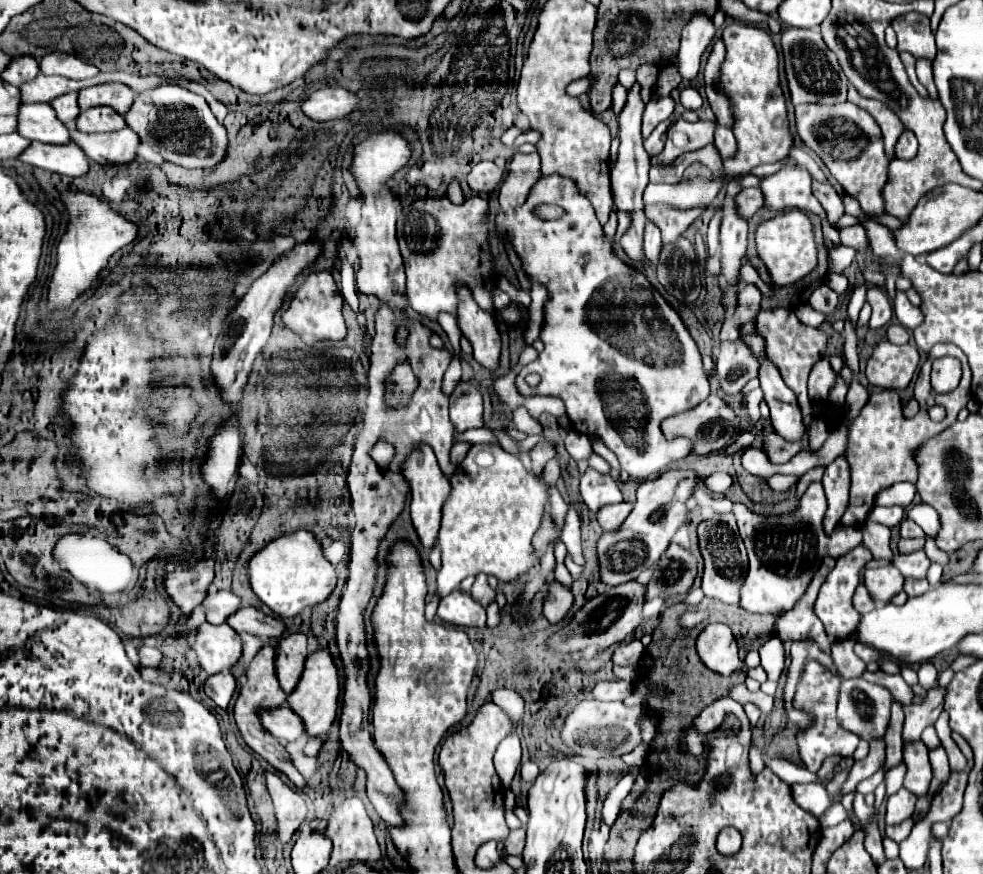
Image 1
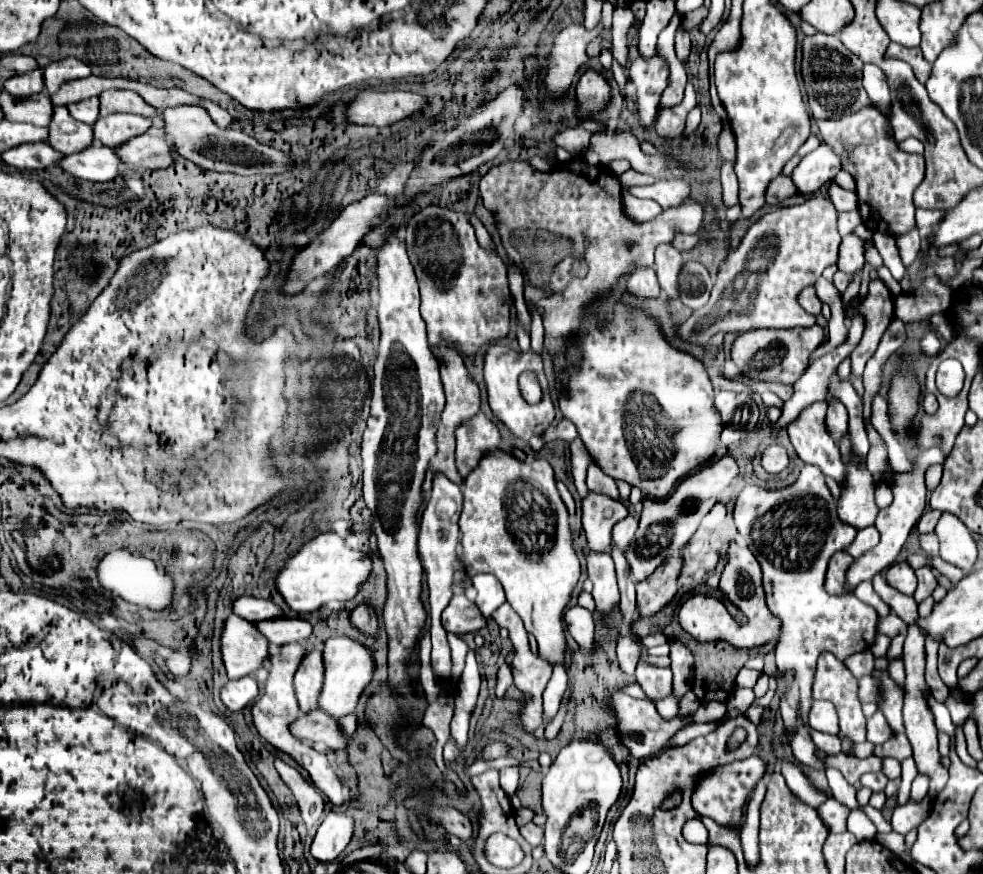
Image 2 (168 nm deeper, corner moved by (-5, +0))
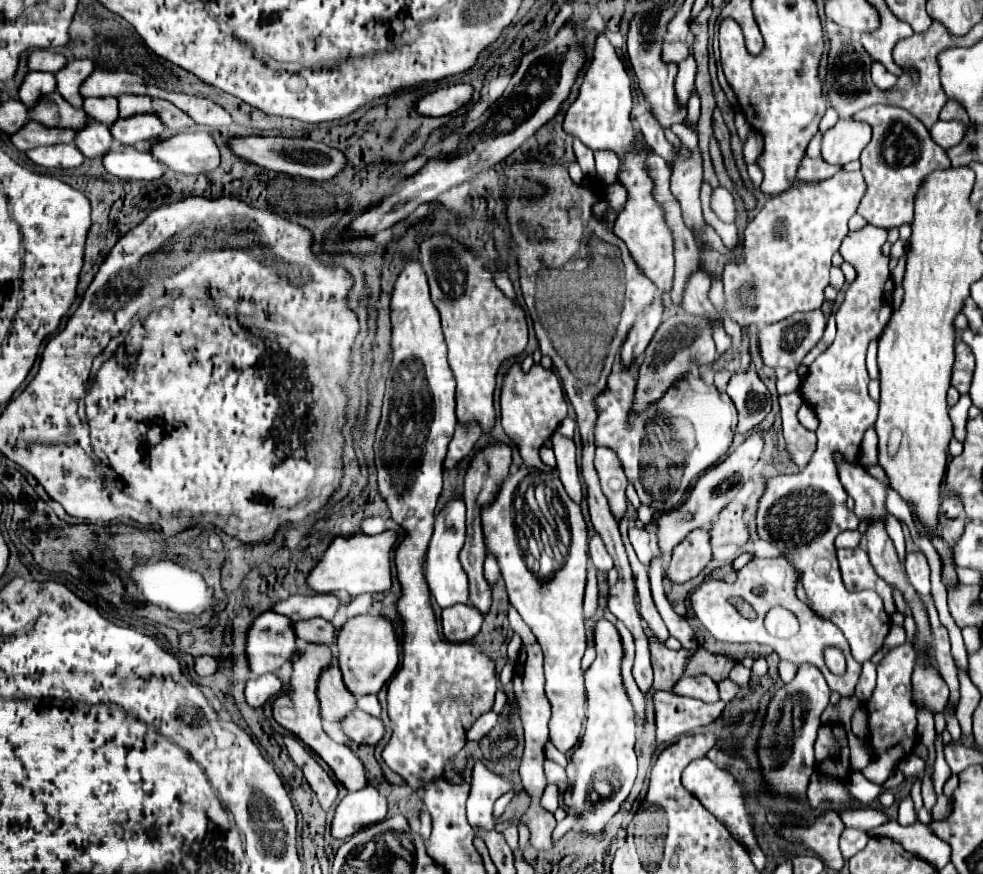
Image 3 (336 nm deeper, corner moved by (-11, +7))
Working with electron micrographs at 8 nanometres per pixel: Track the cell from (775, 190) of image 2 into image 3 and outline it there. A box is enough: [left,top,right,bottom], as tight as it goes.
[796,158,842,182]

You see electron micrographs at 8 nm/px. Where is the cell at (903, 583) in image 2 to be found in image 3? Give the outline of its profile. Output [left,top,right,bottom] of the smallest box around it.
[904,552,930,596]

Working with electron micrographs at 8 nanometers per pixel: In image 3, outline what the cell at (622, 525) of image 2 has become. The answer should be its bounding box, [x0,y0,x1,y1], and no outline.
[630,526,654,566]

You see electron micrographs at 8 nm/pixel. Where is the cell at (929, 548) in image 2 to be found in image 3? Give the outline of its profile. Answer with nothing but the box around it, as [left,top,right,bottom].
[942,518,966,544]

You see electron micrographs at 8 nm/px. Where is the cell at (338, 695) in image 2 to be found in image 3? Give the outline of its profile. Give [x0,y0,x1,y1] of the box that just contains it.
[336,614,400,696]

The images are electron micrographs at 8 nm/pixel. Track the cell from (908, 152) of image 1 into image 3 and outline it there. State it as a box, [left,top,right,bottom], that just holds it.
[930,120,966,148]

